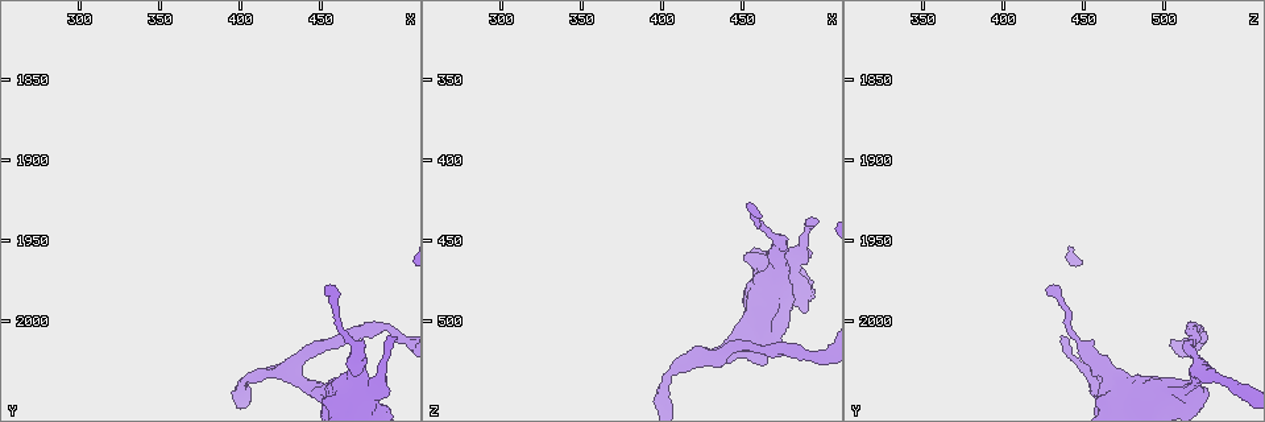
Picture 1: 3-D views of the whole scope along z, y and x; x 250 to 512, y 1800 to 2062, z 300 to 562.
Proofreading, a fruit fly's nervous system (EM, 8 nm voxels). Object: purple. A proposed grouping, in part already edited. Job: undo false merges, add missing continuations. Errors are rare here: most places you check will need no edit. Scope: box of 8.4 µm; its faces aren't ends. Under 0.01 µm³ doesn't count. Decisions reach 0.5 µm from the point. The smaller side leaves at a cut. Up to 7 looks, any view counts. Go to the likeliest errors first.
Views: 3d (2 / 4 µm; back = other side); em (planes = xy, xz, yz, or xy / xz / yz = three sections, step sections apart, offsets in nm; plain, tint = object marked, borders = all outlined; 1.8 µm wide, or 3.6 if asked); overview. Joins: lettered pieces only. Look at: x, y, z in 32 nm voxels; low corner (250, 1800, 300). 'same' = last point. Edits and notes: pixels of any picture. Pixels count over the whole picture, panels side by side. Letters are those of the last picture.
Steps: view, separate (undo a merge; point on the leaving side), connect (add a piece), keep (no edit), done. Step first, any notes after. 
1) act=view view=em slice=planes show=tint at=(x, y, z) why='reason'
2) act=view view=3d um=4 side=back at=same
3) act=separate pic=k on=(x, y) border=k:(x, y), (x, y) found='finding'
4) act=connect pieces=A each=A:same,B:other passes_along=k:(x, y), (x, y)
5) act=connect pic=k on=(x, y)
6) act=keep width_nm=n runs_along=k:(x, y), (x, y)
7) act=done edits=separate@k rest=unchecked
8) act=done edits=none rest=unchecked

act=view view=3d um=4 at=(498, 2010, 436) why='branch stops here'

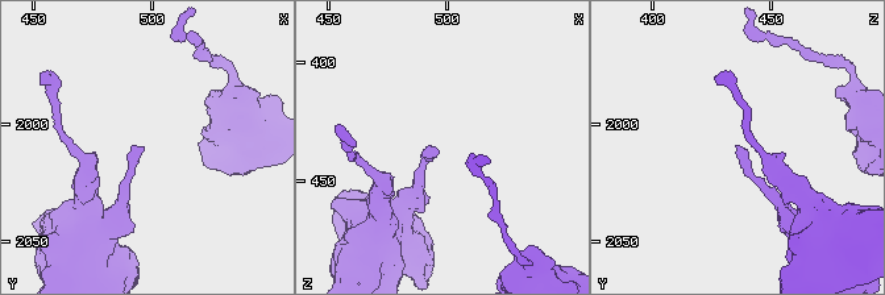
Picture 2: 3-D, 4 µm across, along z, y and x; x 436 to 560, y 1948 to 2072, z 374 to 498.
act=view view=em slice=xy step=8 show=tint at=(496, 2011, 437)

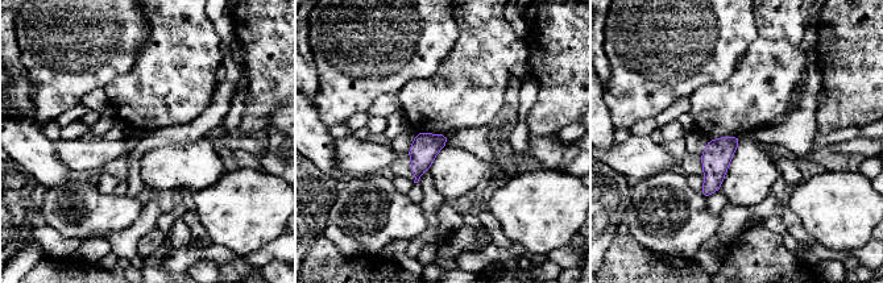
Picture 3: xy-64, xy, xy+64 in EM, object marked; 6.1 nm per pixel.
act=view view=em slice=planes show=borders at=same

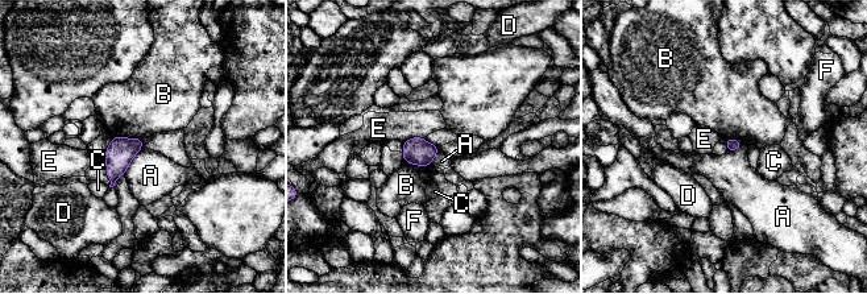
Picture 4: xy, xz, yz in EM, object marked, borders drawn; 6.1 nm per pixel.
act=keep each=A:other,B:other,C:other,D:other,E:other,F:other border=4:(141, 149), (124, 172) found='none of them fits'

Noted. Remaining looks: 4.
act=view view=em um=3.6 slice=planes show=borders at=(460, 2046, 510) why='arms part here'

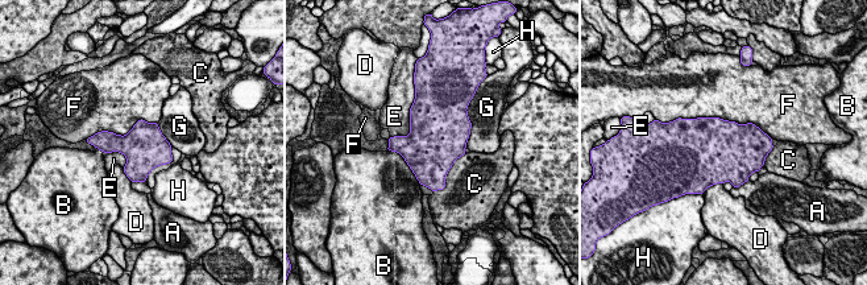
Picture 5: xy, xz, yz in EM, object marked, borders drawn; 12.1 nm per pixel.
act=keep each=A:other,B:other,C:other,D:other,E:other,F:other,G:other,H:other border=5:(692, 118), (754, 123), (772, 139) found='all the same neuron'

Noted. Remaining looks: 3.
act=view view=3d um=2 at=(454, 1980, 426) why='thin end'

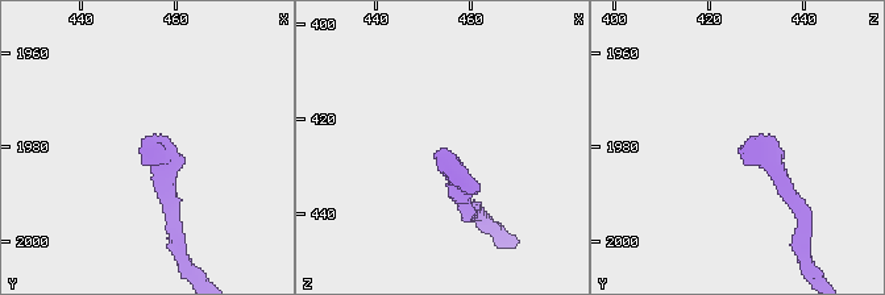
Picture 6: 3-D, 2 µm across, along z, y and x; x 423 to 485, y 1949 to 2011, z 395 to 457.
act=view view=em slice=planes show=borders at=(453, 1980, 427)

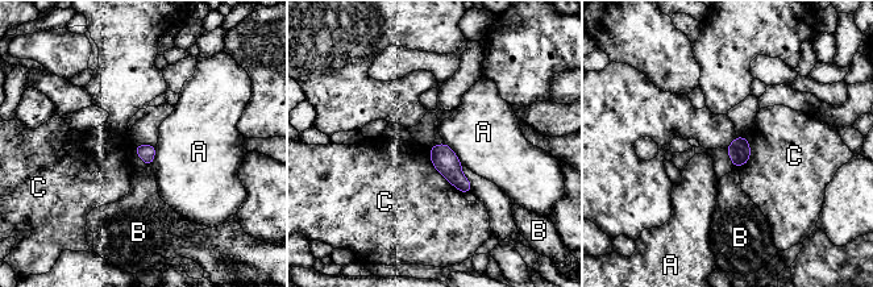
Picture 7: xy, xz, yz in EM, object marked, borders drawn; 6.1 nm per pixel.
act=keep longest_contact=C:340nm each=A:other,B:other,C:other border=7:(428, 148), (432, 165), (461, 192) found='no lettered piece goes on from it'

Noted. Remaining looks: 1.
act=done edits=none rest=unchecked

